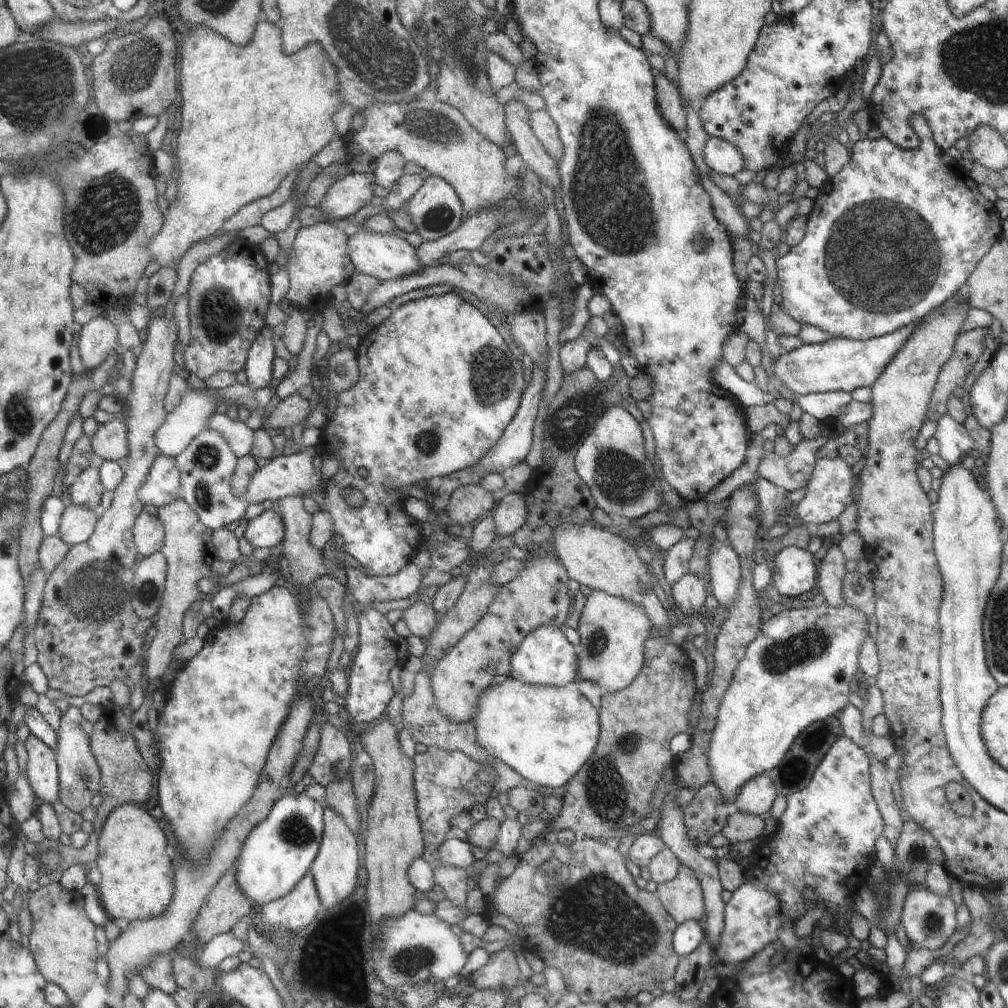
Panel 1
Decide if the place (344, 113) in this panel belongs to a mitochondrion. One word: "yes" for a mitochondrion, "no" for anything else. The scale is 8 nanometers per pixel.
no

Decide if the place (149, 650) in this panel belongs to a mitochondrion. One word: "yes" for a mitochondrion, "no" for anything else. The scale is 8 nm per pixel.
no

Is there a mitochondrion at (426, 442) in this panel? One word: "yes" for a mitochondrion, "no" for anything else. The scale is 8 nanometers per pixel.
yes

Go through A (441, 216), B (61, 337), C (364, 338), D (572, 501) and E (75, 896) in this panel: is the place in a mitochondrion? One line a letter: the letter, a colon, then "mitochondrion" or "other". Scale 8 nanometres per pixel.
A: mitochondrion
B: other
C: other
D: other
E: other

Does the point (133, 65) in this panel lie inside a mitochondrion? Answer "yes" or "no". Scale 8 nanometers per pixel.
yes

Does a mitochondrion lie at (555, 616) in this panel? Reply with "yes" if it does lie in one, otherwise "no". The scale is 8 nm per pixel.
no

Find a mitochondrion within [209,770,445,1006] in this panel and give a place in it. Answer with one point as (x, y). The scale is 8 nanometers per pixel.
(412, 960)

